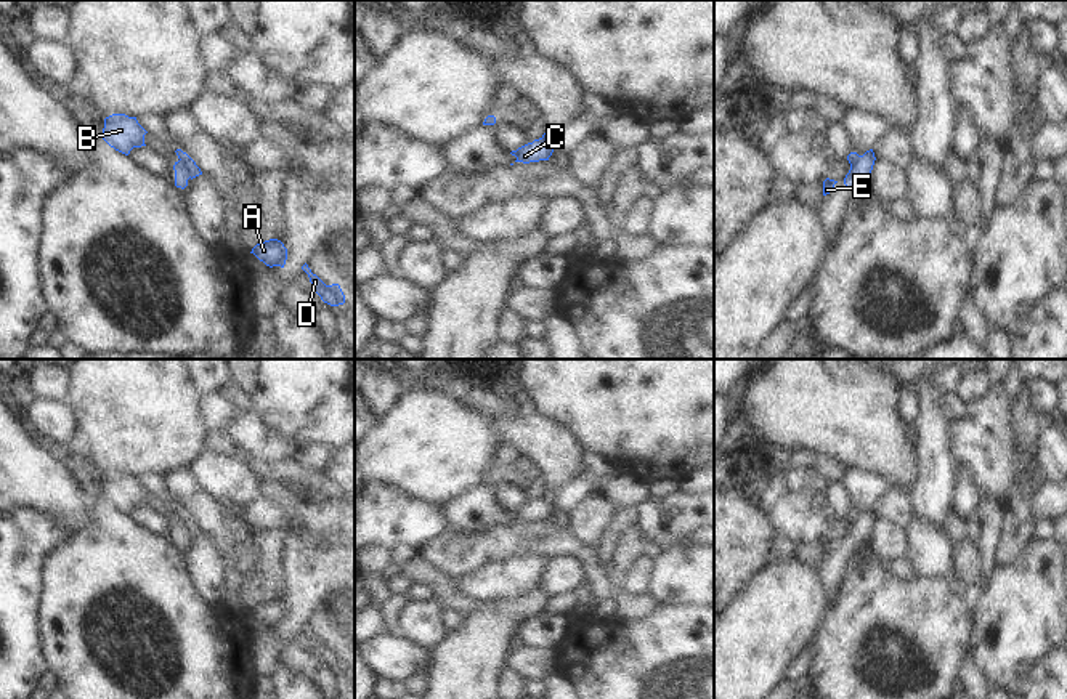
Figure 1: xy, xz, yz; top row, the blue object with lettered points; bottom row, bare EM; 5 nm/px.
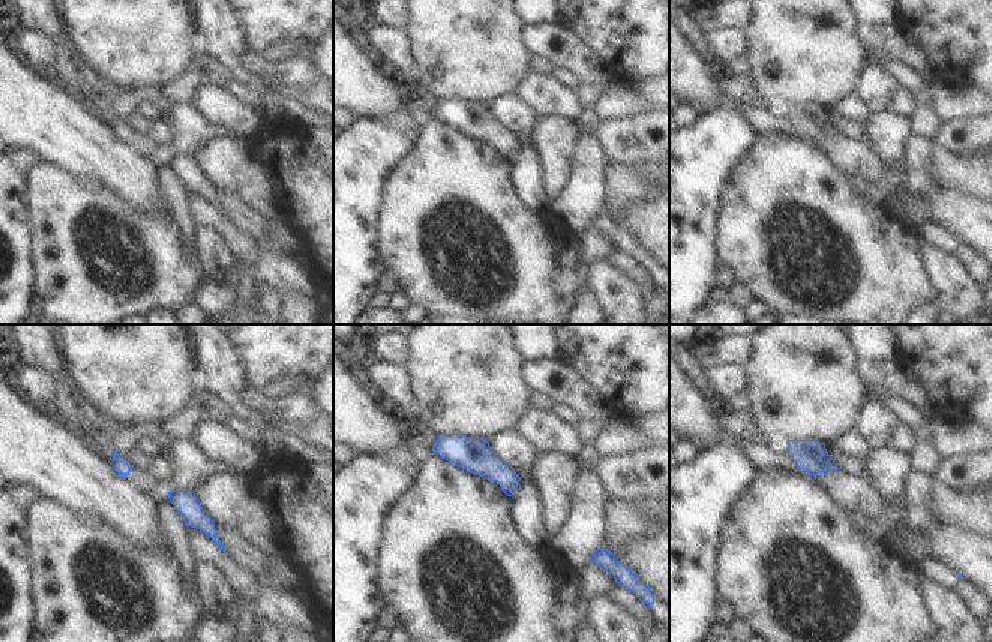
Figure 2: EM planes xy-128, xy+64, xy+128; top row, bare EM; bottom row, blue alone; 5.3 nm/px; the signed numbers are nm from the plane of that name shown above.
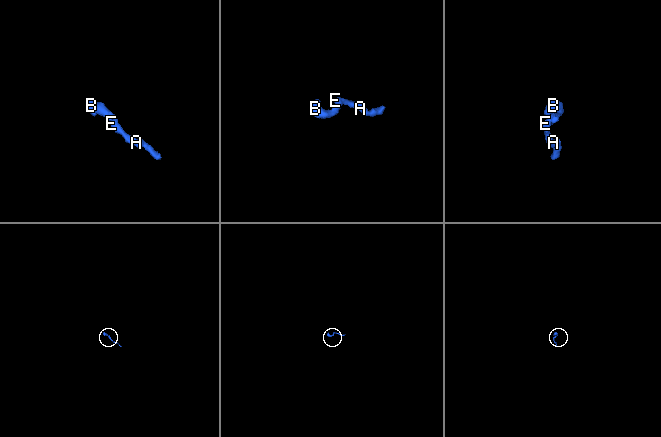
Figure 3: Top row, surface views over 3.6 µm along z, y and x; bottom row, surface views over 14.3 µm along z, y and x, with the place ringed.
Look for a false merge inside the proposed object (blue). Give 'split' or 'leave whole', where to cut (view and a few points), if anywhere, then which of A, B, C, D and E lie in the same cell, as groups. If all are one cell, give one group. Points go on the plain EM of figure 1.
split; cut xy (180, 518), (190, 536); groups A D E / B C

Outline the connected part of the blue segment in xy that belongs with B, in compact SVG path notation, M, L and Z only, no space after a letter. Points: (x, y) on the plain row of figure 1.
M112 473L104 478L103 499L125 515L128 515L133 507L146 505L146 492L136 476Z

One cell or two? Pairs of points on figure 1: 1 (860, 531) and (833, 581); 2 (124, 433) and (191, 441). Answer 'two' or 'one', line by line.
1: one
2: one

